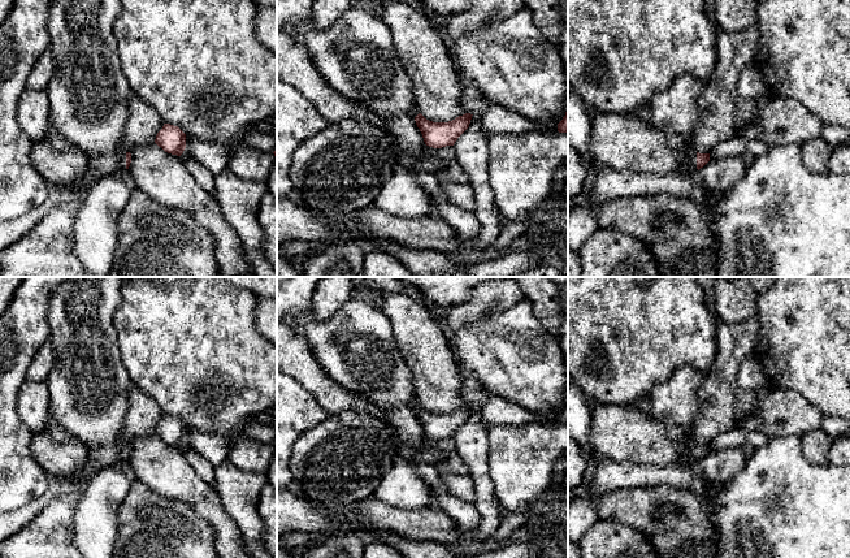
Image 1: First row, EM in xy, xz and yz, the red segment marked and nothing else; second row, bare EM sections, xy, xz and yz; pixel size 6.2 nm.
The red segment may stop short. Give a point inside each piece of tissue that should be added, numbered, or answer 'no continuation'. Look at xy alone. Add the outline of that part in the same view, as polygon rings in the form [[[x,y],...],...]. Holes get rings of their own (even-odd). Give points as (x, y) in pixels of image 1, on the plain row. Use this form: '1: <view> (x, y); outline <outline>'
1: xy (122, 446); outline [[[120,442],[120,464],[126,464],[126,444]]]

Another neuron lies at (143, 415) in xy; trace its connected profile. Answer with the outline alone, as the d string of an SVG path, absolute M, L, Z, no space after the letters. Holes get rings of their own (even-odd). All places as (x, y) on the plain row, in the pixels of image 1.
M135 385L127 388L129 408L120 442L130 444L134 437L155 434L164 412L160 406Z

